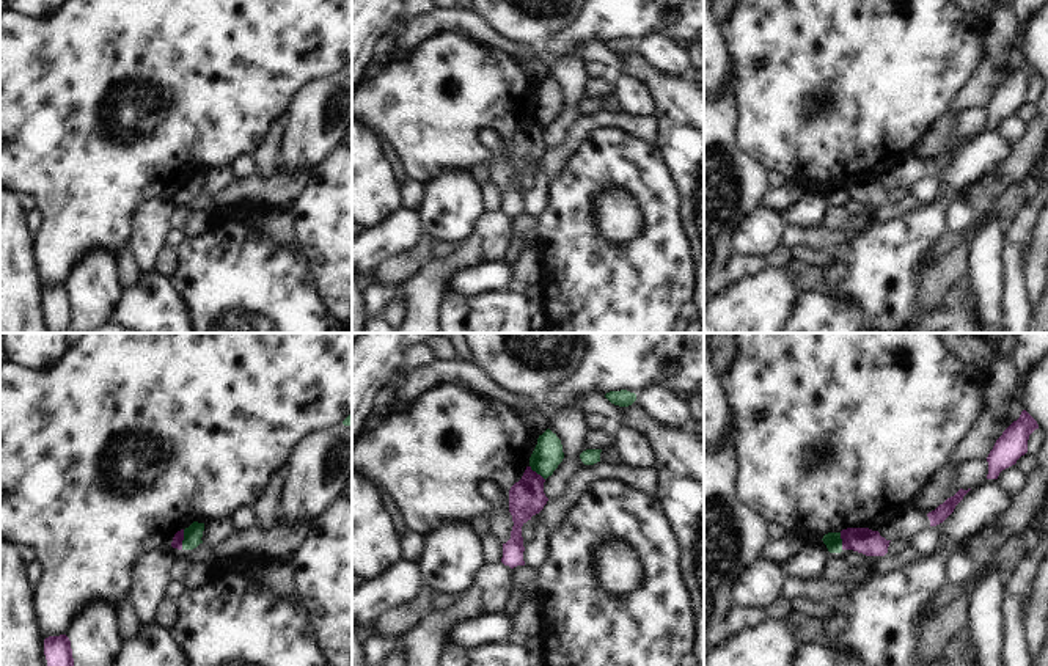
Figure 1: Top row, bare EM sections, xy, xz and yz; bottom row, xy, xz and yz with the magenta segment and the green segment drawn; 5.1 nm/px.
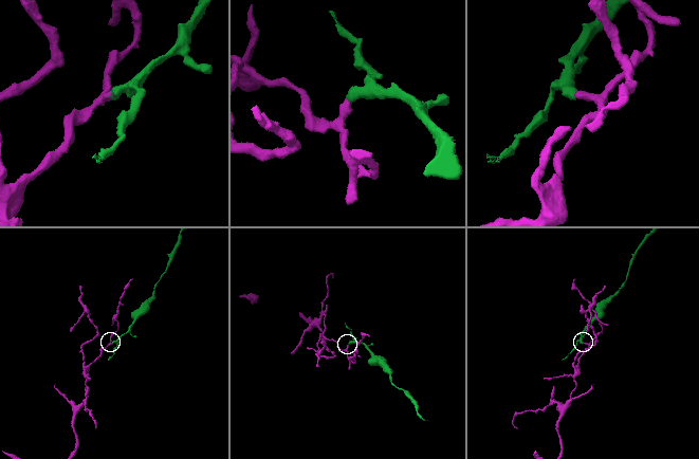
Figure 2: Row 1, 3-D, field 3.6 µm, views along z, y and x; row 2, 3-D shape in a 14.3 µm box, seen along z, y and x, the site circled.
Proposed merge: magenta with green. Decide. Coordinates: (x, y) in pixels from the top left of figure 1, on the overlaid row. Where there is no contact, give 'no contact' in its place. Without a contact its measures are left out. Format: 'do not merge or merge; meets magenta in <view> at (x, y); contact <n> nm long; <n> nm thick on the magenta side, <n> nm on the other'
do not merge; meets magenta in xy at (183, 539); contact 110 nm long; 50 nm thick on the magenta side, 100 nm on the other

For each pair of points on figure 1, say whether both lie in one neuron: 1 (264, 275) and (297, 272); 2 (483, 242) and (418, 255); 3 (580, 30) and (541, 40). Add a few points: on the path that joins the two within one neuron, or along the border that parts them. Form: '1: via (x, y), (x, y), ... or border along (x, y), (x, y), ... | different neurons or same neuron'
1: via (272, 275), (289, 274) | same neuron
2: border along (434, 258), (404, 281) | different neurons
3: border along (580, 16), (569, 27), (556, 33), (545, 47) | different neurons

